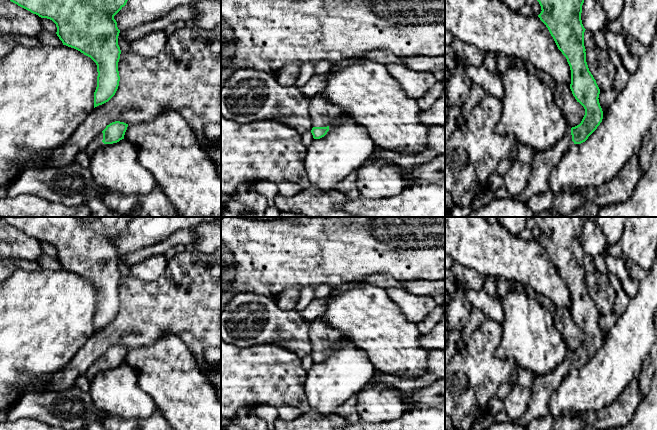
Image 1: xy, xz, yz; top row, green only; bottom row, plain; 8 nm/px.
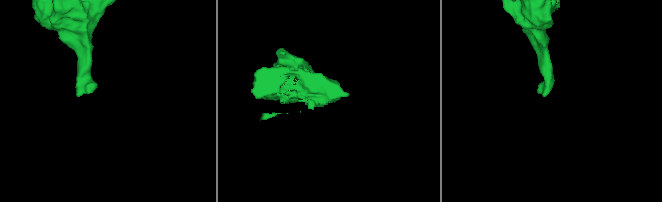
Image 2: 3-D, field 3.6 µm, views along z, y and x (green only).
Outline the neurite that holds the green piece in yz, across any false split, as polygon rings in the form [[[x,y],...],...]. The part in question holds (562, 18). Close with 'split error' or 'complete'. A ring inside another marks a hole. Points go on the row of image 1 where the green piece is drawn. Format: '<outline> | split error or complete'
[[[537,0],[541,6],[540,20],[546,25],[558,49],[566,57],[571,70],[570,89],[573,96],[585,109],[581,123],[569,128],[566,136],[559,140],[551,149],[536,152],[531,166],[531,174],[526,189],[515,196],[517,201],[527,203],[537,194],[545,192],[549,187],[549,177],[556,164],[562,159],[563,154],[573,145],[585,142],[597,129],[603,119],[603,111],[599,103],[600,89],[589,71],[586,62],[586,49],[584,46],[585,28],[582,24],[581,13],[584,0]]] | split error

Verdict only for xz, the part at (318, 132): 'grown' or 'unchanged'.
grown

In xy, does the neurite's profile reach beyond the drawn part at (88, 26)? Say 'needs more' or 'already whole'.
already whole

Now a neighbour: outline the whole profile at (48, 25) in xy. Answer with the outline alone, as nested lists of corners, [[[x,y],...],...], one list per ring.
[[[41,18],[41,24],[45,31],[49,31],[53,34],[56,34],[57,27],[56,27],[56,24],[52,20],[47,19],[47,18]]]

